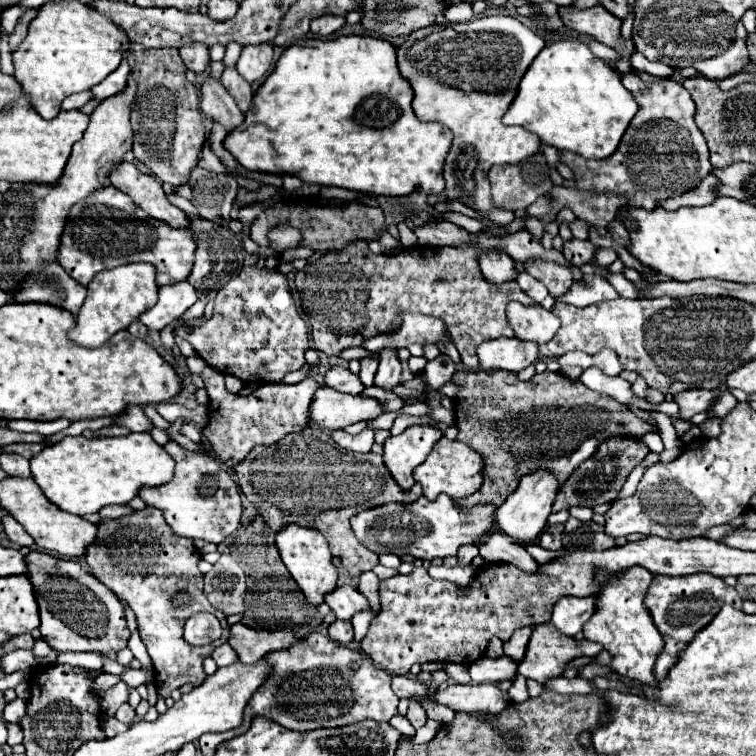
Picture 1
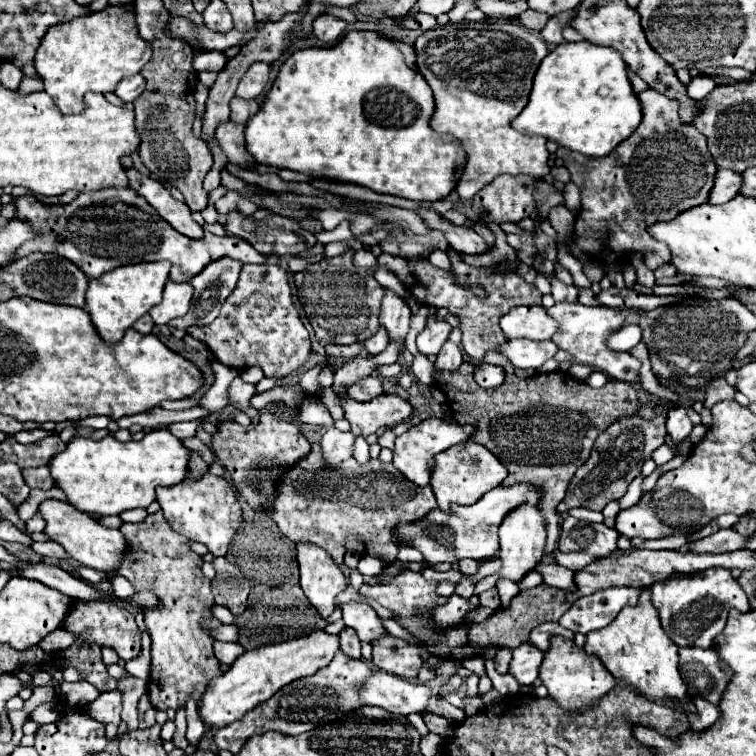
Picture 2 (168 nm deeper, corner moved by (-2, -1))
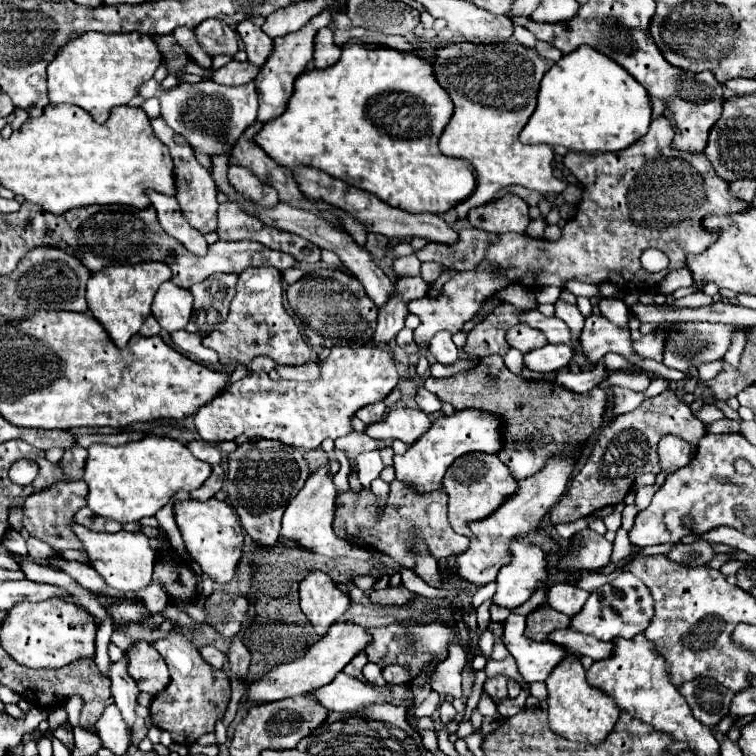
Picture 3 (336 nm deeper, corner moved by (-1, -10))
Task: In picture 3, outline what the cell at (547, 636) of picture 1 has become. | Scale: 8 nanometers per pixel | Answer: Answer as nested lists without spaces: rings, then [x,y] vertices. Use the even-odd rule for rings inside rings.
[[[577,656],[563,658],[559,666],[549,674],[545,680],[547,684],[547,710],[549,710],[549,726],[555,734],[569,738],[573,742],[587,742],[587,744],[599,744],[607,734],[613,730],[617,718],[619,718],[619,708],[603,690],[595,690],[595,686],[589,686],[585,680],[585,668],[581,666]]]

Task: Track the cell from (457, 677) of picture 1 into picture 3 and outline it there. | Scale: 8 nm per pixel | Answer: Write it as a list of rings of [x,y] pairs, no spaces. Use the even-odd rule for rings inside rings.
[[[449,642],[449,656],[437,664],[431,676],[431,688],[441,694],[451,694],[453,698],[461,696],[461,670],[465,666],[465,650],[457,642]]]

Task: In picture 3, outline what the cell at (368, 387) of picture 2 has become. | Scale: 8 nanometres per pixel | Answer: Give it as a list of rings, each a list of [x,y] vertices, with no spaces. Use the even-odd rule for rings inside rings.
[[[375,402],[375,406],[363,406],[363,410],[359,410],[359,414],[355,416],[365,424],[371,424],[371,422],[379,422],[385,416],[385,410],[387,406],[383,402]]]

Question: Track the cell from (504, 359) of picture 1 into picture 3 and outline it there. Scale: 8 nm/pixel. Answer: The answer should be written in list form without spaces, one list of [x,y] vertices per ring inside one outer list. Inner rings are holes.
[[[547,344],[543,348],[537,348],[537,350],[531,350],[531,352],[523,354],[523,362],[525,362],[525,368],[529,368],[531,372],[545,374],[545,372],[565,368],[569,364],[571,356],[573,356],[573,350],[569,346]]]

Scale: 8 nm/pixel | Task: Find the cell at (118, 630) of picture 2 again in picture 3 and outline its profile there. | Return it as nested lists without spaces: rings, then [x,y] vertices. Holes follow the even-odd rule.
[[[137,640],[127,652],[129,660],[129,674],[141,688],[141,692],[149,692],[155,696],[159,690],[163,690],[169,684],[169,672],[167,664],[159,656],[159,652],[145,640]]]

